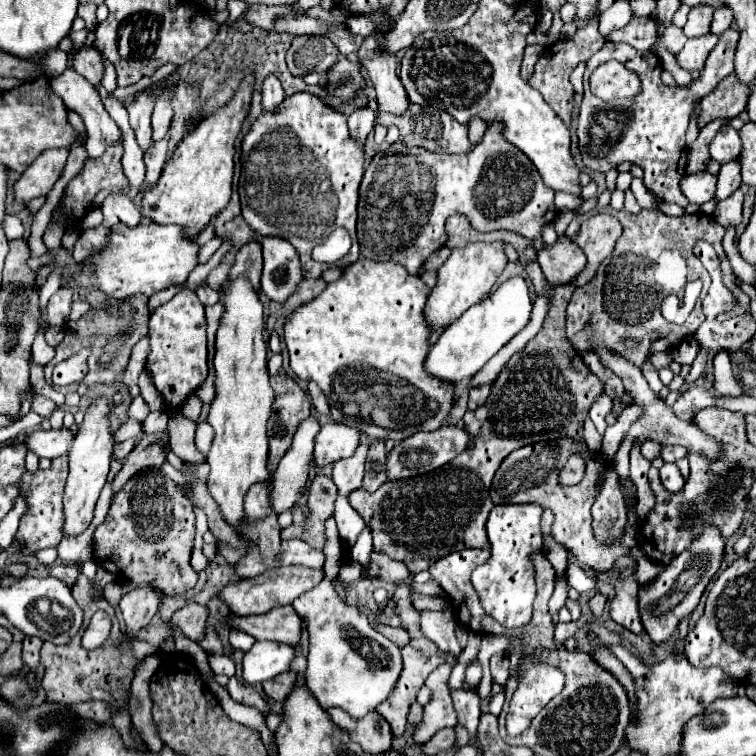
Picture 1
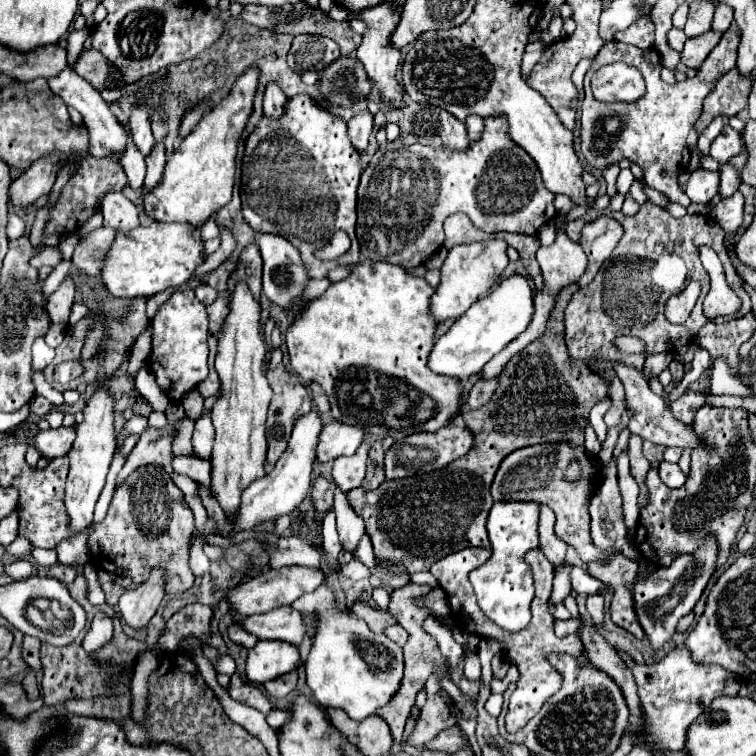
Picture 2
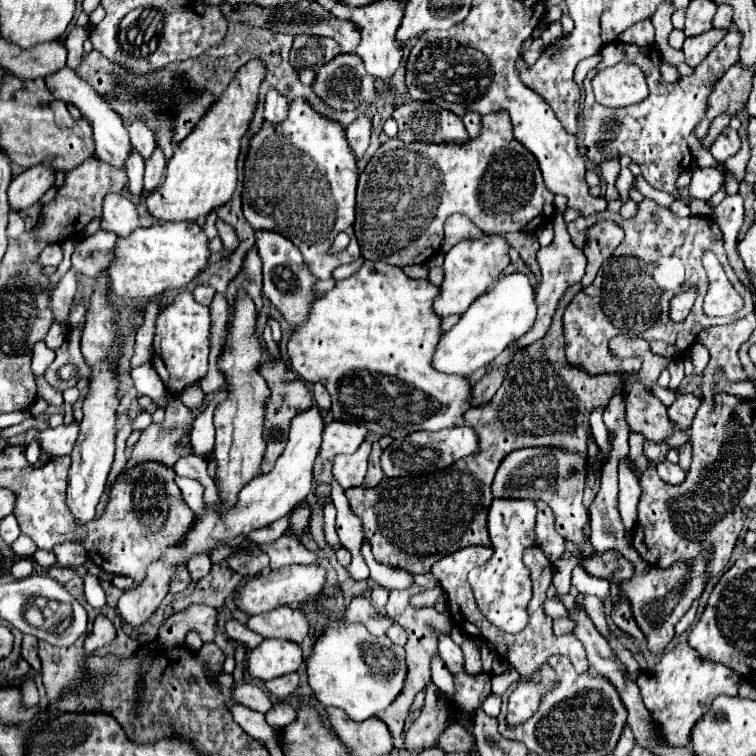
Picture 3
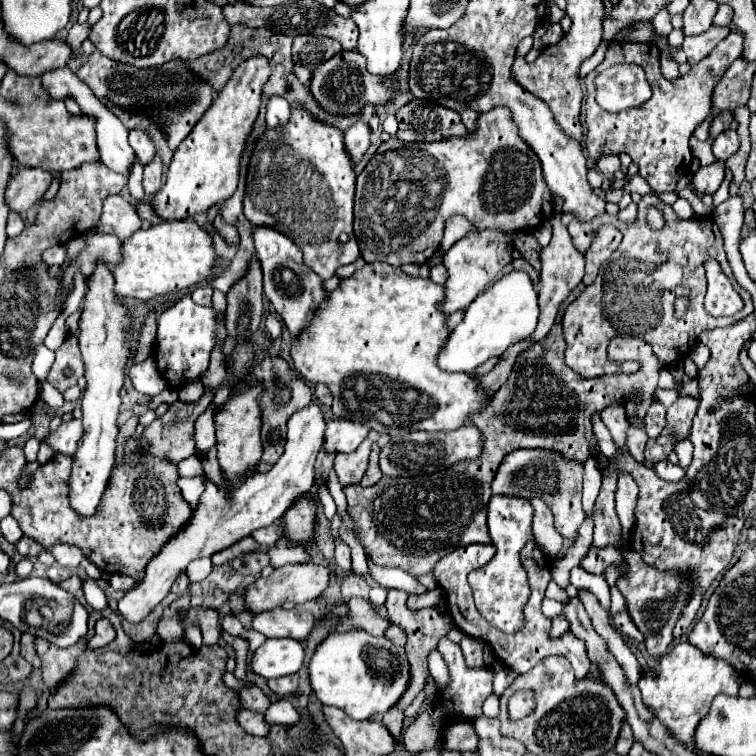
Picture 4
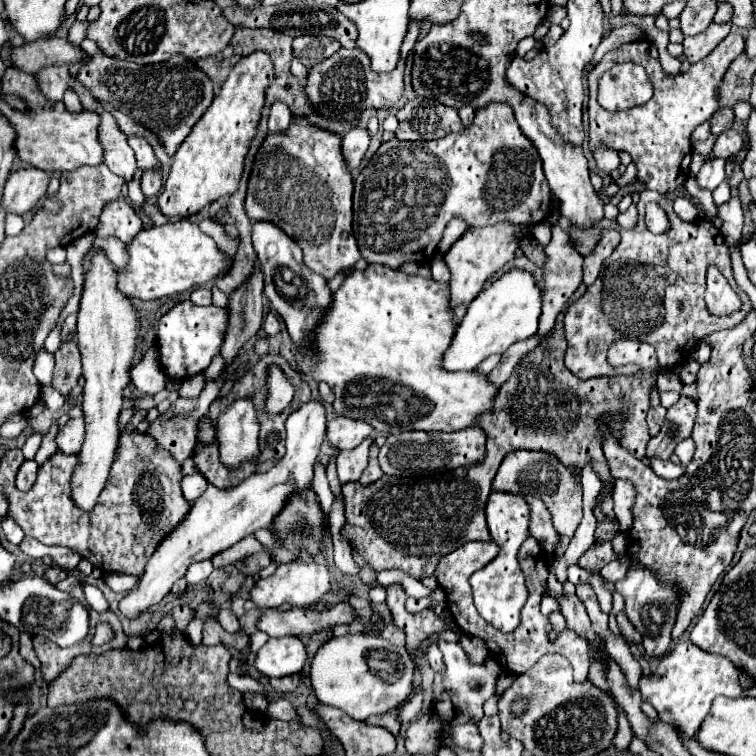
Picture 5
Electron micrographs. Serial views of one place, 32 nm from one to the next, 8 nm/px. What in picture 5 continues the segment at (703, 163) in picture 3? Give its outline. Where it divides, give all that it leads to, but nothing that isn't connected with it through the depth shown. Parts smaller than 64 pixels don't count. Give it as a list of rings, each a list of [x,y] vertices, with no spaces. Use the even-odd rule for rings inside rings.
[[[711,134],[711,136],[704,142],[691,142],[693,152],[703,155],[706,158],[706,162],[712,160],[712,158],[714,158],[714,156],[711,156],[712,148],[717,138],[718,135]]]

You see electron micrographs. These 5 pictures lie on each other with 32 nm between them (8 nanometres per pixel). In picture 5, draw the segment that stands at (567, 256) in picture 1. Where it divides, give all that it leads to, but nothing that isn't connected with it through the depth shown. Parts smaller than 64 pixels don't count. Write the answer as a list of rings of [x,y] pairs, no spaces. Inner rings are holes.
[[[552,214],[550,220],[552,220],[552,240],[550,244],[544,248],[546,250],[546,256],[548,256],[548,262],[544,264],[544,300],[542,300],[542,316],[540,316],[540,328],[538,328],[538,334],[546,334],[550,328],[554,328],[556,324],[556,316],[562,312],[562,308],[566,306],[568,298],[572,296],[572,292],[578,288],[578,284],[582,282],[582,256],[568,244],[568,234],[560,230],[560,226],[556,224],[558,222],[558,214]]]

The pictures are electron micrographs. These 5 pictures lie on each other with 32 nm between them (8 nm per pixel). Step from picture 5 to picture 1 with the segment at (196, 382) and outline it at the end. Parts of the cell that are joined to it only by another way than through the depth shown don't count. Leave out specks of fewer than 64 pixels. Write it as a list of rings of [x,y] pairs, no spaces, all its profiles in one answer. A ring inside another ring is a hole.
[[[190,394],[190,396],[184,400],[184,404],[182,404],[182,414],[184,414],[186,418],[194,420],[194,422],[198,422],[200,410],[202,410],[202,402],[200,402],[200,398],[198,398],[196,394]]]

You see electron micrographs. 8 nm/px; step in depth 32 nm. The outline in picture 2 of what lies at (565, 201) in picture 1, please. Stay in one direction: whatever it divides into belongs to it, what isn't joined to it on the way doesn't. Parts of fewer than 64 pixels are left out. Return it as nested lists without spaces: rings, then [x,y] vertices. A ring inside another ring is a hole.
[[[556,194],[553,204],[559,214],[566,214],[570,209],[576,206],[576,204],[564,194]]]

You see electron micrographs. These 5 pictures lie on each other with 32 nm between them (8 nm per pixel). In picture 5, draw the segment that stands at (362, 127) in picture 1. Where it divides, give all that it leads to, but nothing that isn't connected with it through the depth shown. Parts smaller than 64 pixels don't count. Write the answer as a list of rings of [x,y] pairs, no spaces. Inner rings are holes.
[[[356,126],[352,128],[344,140],[342,140],[342,150],[344,150],[344,160],[348,160],[348,168],[358,168],[360,166],[360,160],[364,158],[366,150],[368,150],[368,144],[370,144],[370,134]]]

